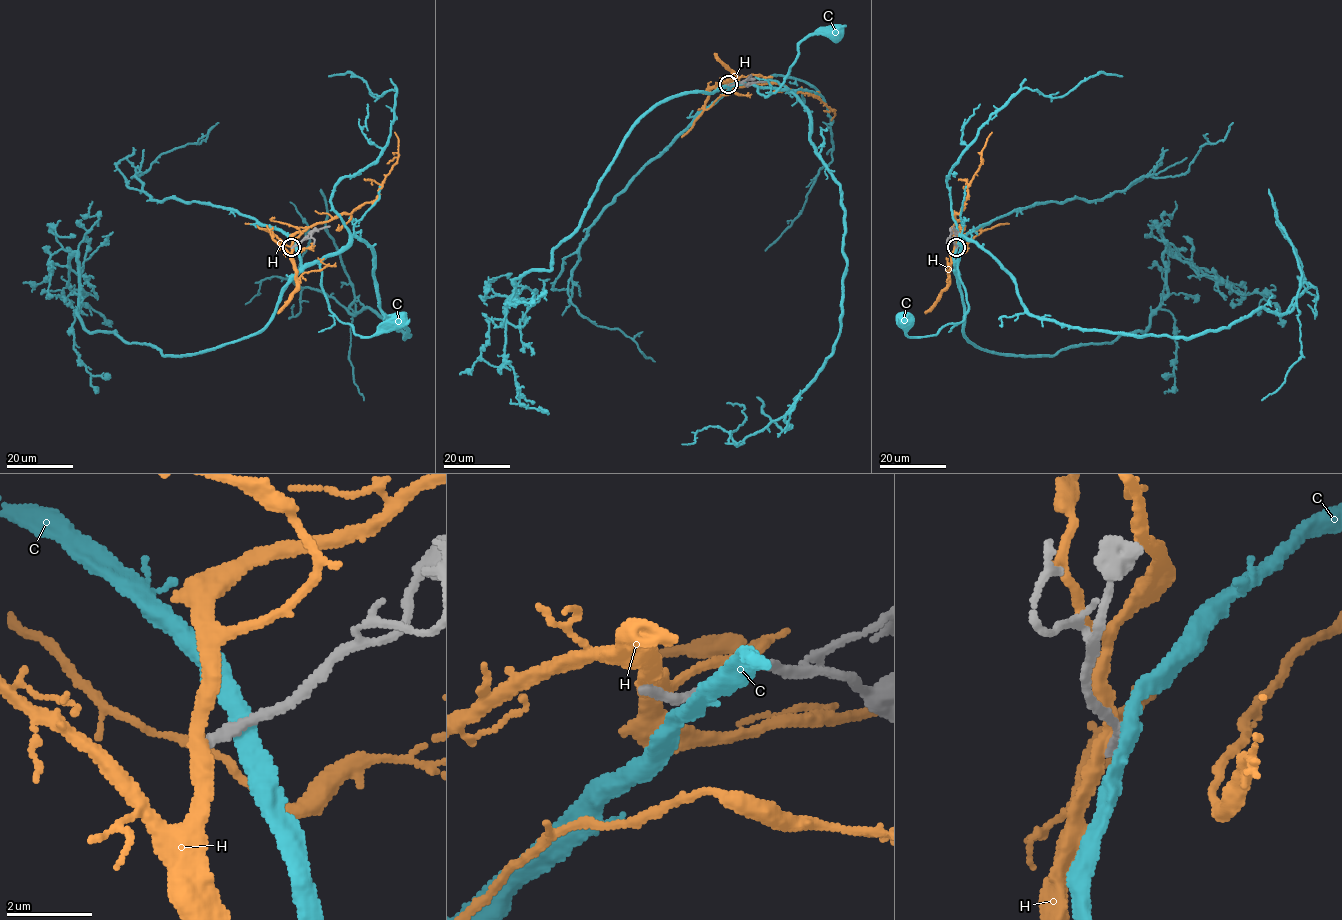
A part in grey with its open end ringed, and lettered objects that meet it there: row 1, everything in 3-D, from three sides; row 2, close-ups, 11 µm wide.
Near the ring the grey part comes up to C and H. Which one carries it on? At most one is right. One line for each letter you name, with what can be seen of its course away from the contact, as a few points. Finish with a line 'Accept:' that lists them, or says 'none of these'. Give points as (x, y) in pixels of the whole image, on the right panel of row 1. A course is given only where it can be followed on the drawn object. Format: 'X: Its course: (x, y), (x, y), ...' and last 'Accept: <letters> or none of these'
Accept: none of these

